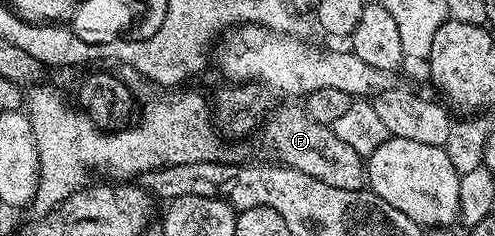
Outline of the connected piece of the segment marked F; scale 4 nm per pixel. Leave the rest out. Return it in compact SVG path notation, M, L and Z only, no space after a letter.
M277 106L264 119L263 129L265 145L277 155L275 158L283 166L298 169L302 173L306 173L306 177L315 177L317 181L323 181L326 185L334 185L334 189L365 190L365 160L354 149L350 149L350 145L346 145L346 141L341 141L333 133L329 124L314 121L314 117L310 117L304 112L303 106Z

